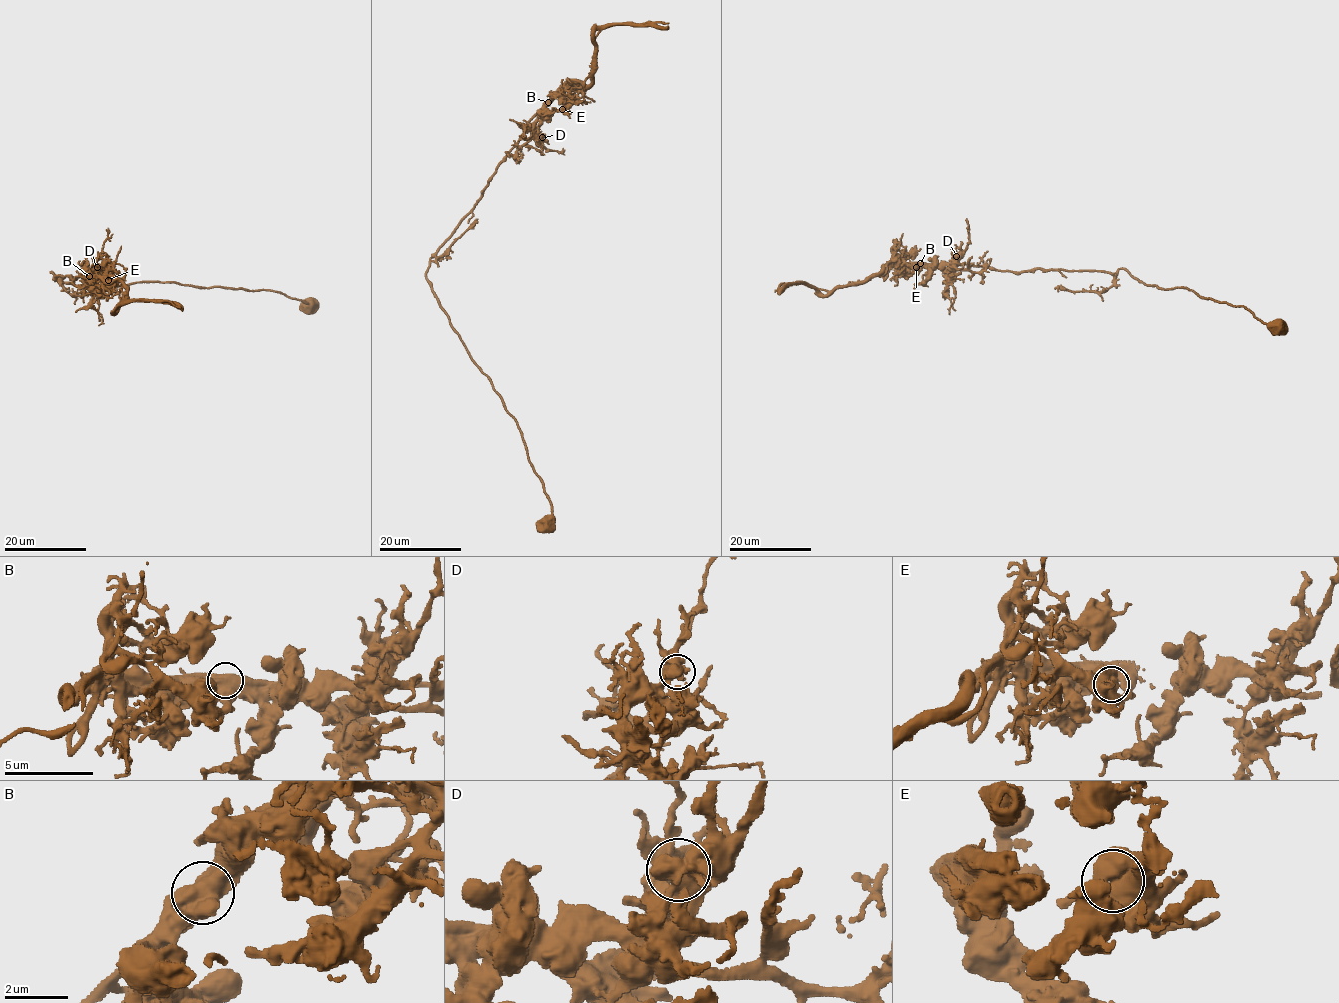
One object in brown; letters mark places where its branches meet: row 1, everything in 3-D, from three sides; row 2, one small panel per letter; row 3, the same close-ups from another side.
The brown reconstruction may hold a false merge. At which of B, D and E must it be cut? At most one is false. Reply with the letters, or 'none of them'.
B

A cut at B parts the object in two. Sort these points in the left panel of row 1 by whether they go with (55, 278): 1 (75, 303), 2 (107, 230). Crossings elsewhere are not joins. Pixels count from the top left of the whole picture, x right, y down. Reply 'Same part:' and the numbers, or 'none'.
Same part: 1

